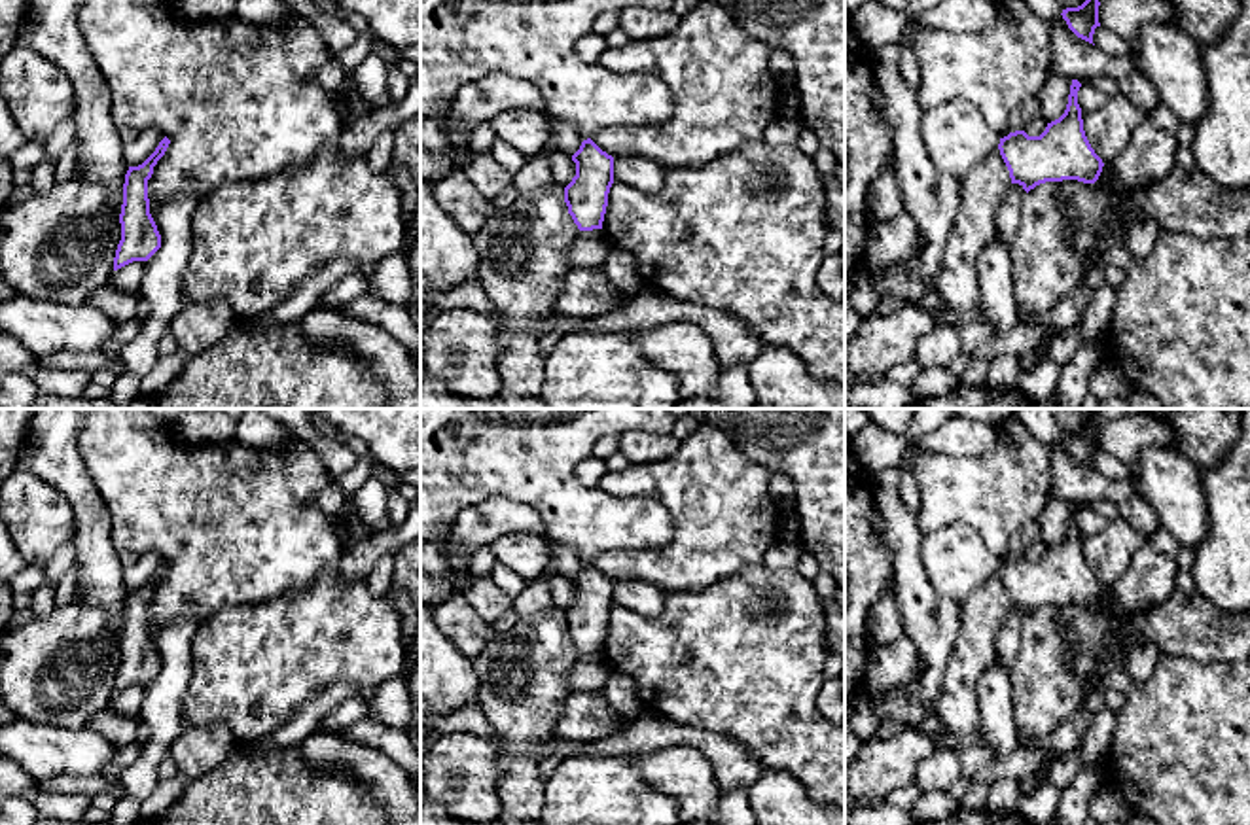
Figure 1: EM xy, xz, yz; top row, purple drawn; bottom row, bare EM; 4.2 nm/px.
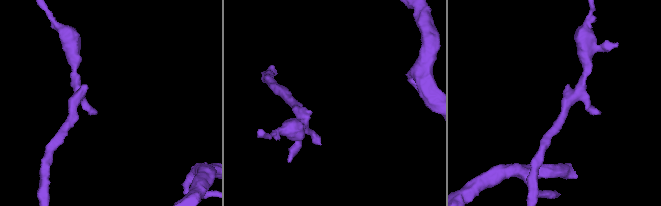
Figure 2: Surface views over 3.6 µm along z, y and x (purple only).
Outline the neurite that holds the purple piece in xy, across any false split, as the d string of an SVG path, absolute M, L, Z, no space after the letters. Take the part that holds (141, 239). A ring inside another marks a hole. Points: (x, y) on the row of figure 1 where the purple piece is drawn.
M165 136L142 165L129 167L125 174L119 214L121 240L116 250L114 271L133 261L148 261L161 248L161 235L150 214L148 180L169 144L170 140Z

